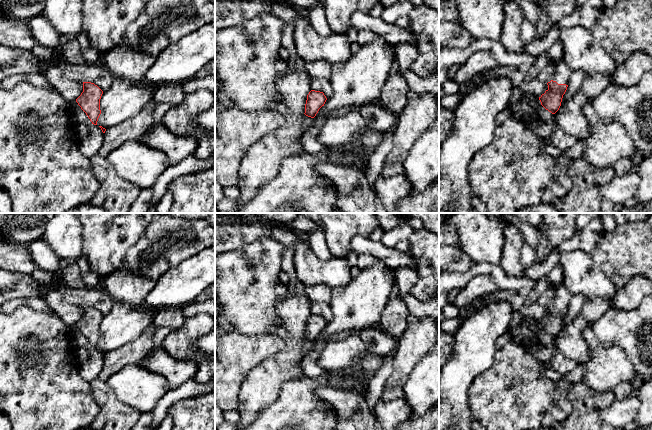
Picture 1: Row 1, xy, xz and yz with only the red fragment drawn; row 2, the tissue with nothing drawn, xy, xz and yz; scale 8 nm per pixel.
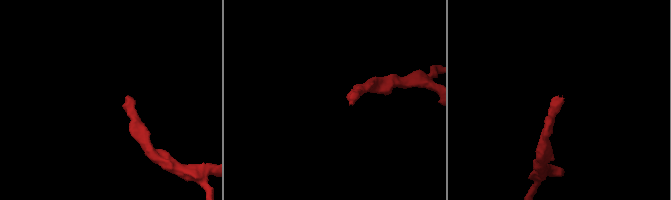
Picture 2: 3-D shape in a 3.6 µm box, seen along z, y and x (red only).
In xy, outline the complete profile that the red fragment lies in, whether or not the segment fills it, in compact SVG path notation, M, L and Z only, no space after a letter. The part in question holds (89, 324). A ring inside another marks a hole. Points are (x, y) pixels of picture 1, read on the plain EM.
M83 306L83 316L76 323L81 333L86 337L92 348L97 349L101 338L100 323L103 315L94 307Z

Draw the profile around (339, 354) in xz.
M354 330L343 340L329 342L321 352L317 363L324 371L341 370L355 366L356 362L367 353L362 330Z

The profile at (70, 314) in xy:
M55 285L49 287L43 297L52 311L68 326L76 324L83 316L83 307L67 302Z

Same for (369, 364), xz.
M368 352L356 362L355 366L360 371L363 378L368 381L381 369L382 364L383 355Z

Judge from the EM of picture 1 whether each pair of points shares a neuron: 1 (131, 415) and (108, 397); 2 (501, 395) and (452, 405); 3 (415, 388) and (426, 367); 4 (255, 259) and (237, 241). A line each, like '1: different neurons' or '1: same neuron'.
1: same neuron
2: different neurons
3: same neuron
4: different neurons

